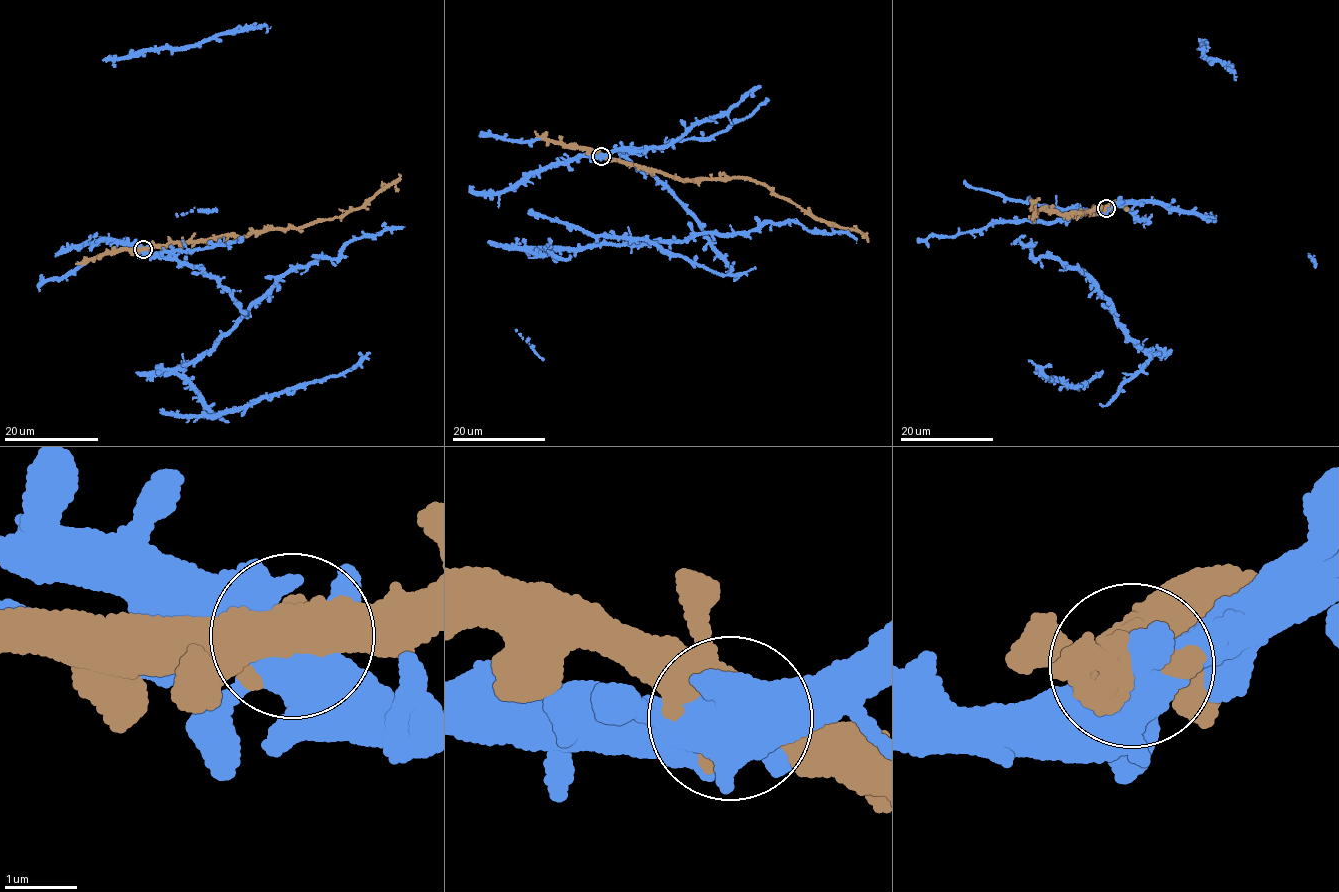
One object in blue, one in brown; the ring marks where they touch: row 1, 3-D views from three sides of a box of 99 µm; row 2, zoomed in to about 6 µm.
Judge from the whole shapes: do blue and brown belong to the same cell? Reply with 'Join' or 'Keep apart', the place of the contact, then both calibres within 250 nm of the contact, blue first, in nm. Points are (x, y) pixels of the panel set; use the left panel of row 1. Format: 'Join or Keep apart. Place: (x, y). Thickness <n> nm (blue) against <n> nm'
Join. Place: (143, 249). Thickness 500 nm (blue) against 480 nm

